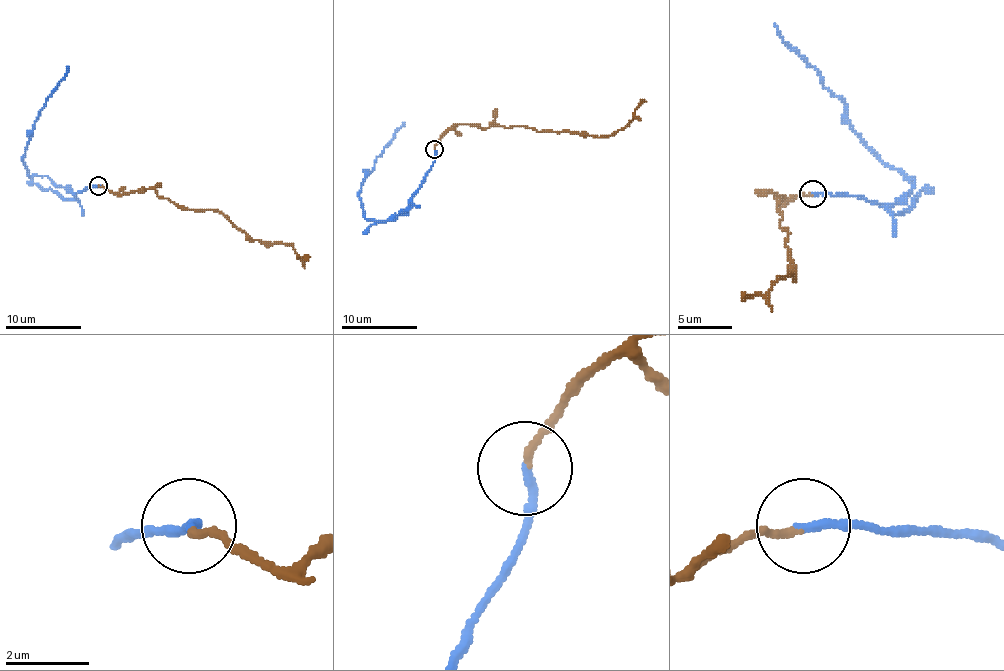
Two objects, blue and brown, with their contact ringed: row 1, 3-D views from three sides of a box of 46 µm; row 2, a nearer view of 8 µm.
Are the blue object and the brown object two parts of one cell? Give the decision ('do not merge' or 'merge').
do not merge

